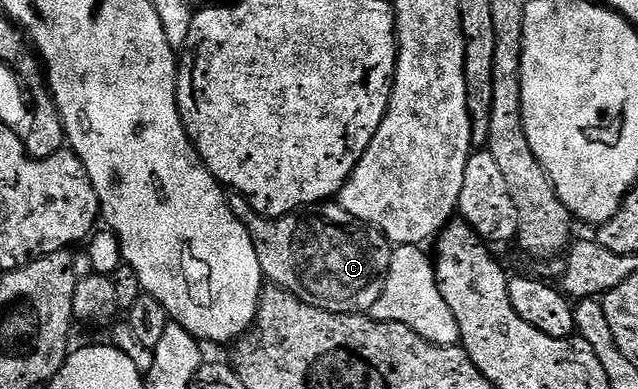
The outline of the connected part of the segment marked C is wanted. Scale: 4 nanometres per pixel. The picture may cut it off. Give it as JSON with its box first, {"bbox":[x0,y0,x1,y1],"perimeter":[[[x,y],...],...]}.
{"bbox":[229,194,392,315],"perimeter":[[[231,194],[229,200],[232,213],[245,225],[252,237],[252,245],[256,245],[256,257],[260,257],[263,276],[273,286],[292,293],[302,303],[337,315],[368,313],[372,305],[380,301],[380,293],[384,293],[384,285],[390,272],[392,254],[392,244],[381,231],[352,217],[352,213],[348,213],[334,201],[294,211],[278,219],[267,219],[243,195]]]}

